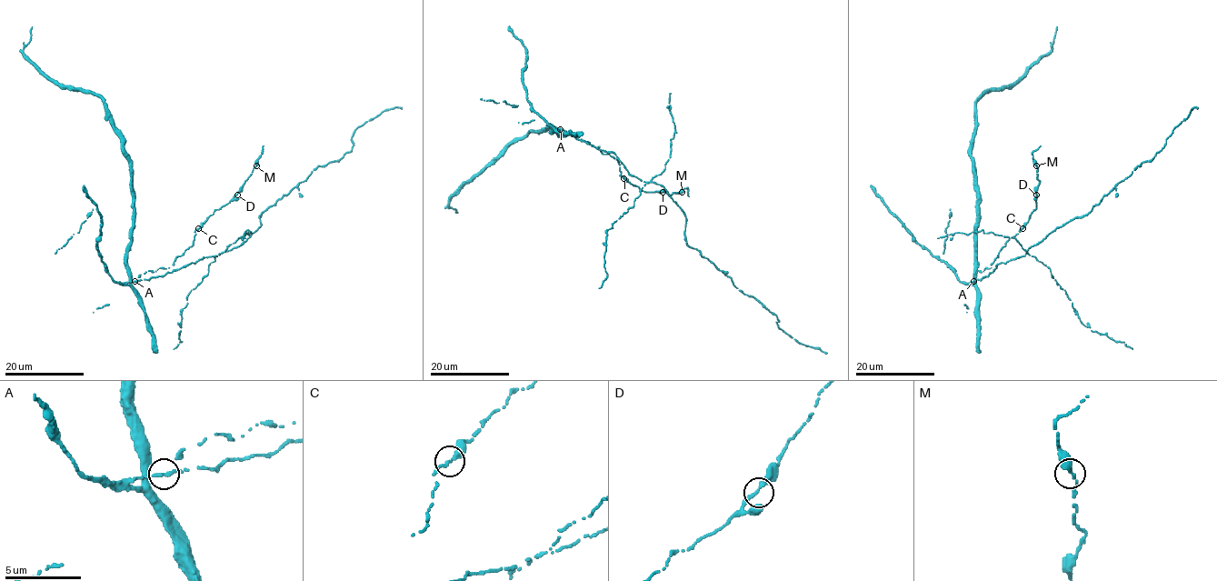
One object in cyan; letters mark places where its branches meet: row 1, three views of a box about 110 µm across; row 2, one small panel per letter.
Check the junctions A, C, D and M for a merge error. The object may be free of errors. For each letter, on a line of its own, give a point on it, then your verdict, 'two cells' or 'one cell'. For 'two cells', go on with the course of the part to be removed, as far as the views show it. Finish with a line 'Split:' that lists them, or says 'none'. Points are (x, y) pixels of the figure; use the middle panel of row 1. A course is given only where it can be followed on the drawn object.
A: at (560, 129); two cells; foreign part runs (560, 129), (613, 152), (629, 174), (665, 190), (686, 218), (687, 245), (775, 315), (784, 332), (826, 354)
C: at (623, 178); one cell
D: at (663, 192); one cell
M: at (682, 192); one cell
Split: A

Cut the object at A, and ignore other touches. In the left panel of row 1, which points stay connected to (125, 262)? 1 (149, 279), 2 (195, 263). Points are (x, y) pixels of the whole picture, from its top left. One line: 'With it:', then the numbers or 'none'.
With it: 1, 2

